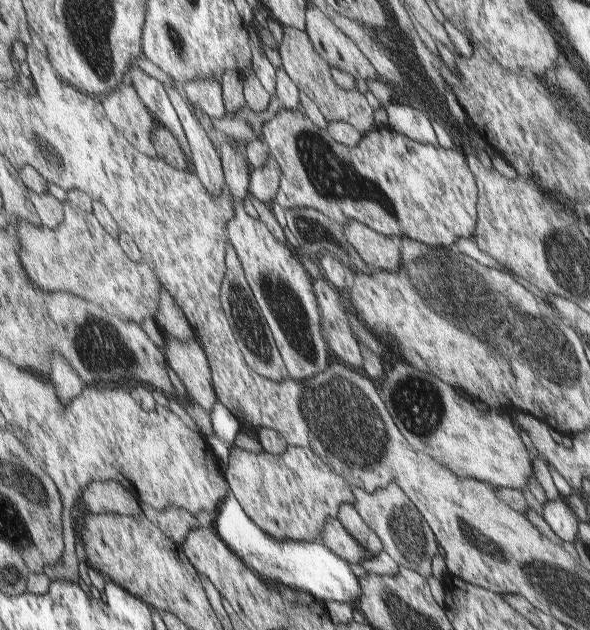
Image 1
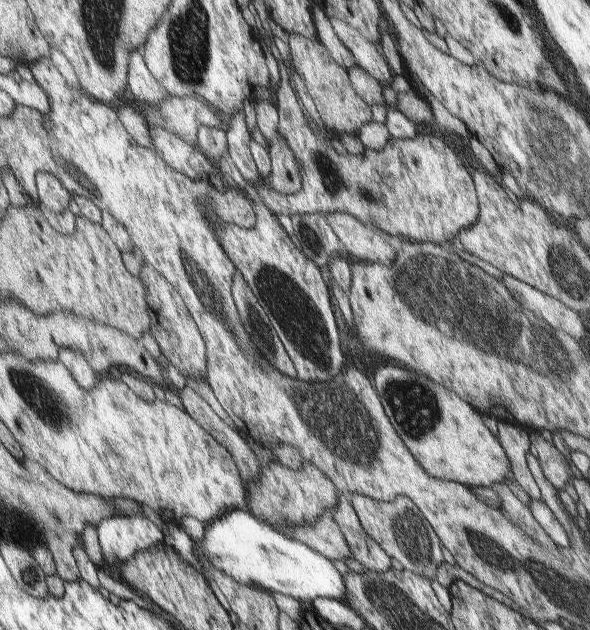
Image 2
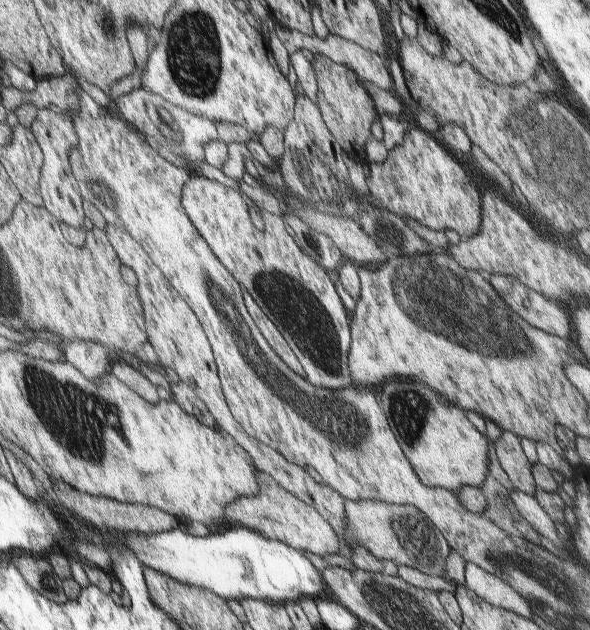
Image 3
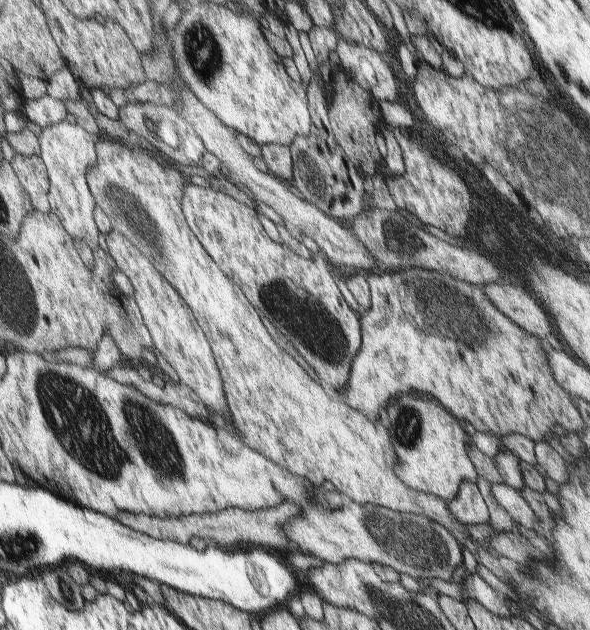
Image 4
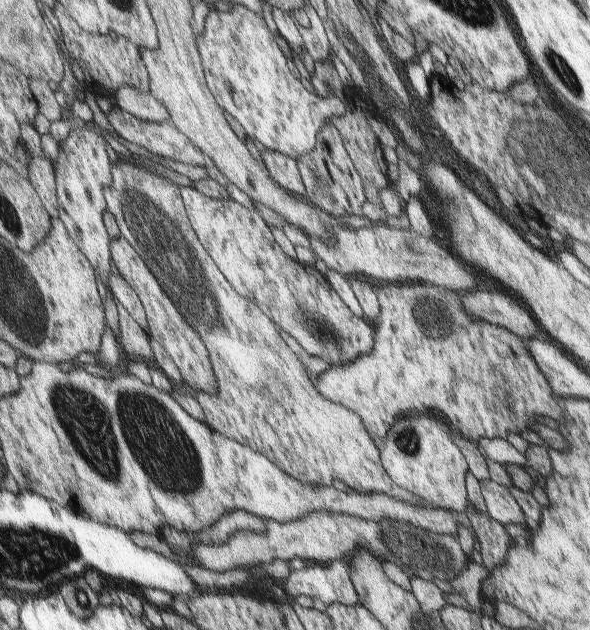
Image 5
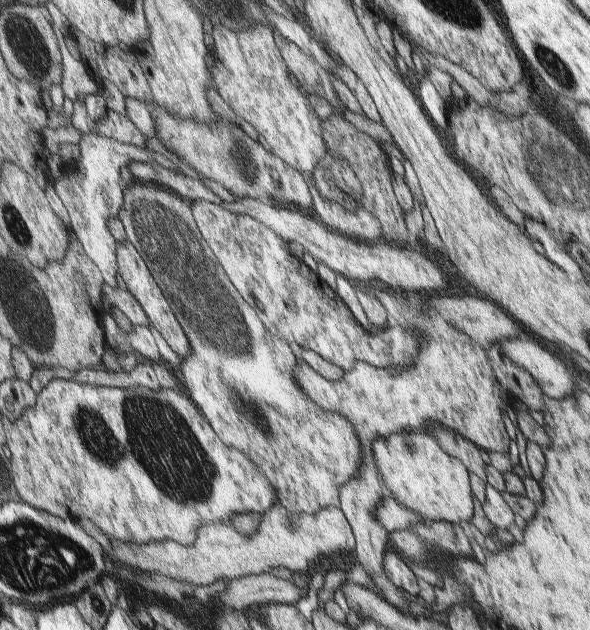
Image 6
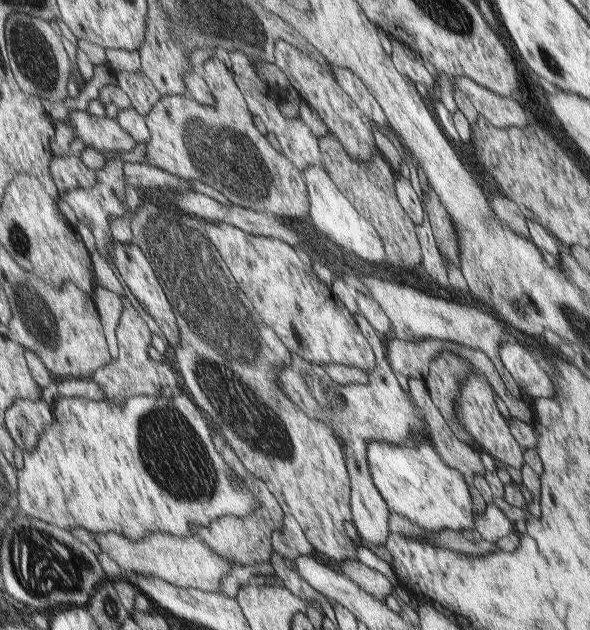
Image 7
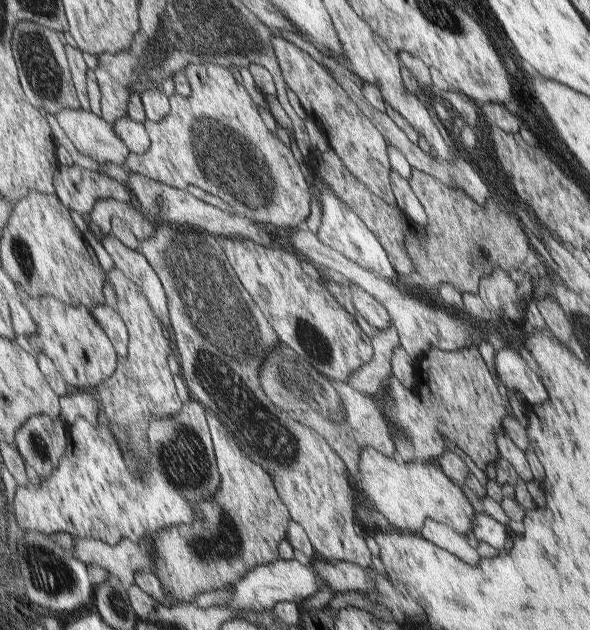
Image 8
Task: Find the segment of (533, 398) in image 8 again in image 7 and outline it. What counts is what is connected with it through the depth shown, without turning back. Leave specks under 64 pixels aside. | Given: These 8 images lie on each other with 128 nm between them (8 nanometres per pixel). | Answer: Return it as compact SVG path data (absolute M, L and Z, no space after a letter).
M511 338L500 345L500 358L521 390L530 398L552 399L556 396L553 375L548 375L530 352Z

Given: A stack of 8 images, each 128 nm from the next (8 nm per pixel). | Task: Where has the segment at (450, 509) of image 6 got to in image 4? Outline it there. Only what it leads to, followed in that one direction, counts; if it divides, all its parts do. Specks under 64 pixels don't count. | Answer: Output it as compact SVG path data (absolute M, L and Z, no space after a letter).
M408 393L392 400L394 406L389 402L386 409L390 418L390 438L397 453L397 465L393 470L406 486L452 501L464 483L479 480L472 459L466 456L466 432L452 413L430 396Z

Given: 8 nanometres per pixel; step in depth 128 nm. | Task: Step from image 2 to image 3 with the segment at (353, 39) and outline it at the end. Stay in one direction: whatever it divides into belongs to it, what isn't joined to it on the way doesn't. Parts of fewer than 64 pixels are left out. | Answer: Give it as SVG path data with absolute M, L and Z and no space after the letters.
M278 22L275 24L275 30L278 38L282 41L282 44L284 44L290 55L296 54L296 52L306 48L306 50L310 50L313 55L324 55L332 59L335 63L346 65L357 74L357 77L363 83L372 83L382 90L394 91L394 83L388 66L384 65L379 54L367 51L352 41L332 34L328 35L326 40L320 40L316 35L310 36L309 34L286 28Z

